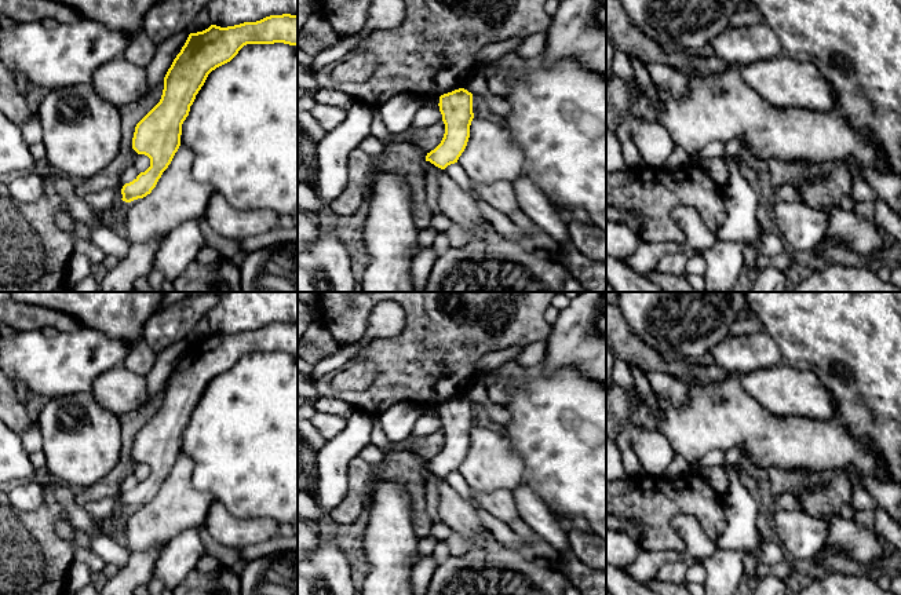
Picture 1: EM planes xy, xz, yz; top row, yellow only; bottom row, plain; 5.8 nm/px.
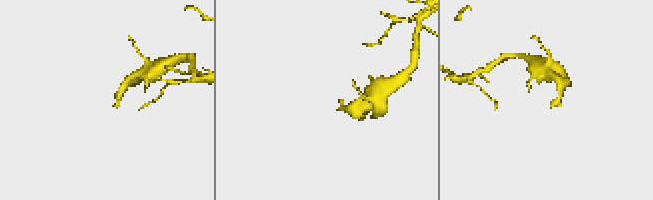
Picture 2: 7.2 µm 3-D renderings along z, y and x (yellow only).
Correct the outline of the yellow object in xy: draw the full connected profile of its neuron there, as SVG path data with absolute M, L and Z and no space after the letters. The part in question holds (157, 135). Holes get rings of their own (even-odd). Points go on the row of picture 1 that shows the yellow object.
M298 14L270 15L256 22L244 22L227 28L211 25L203 32L189 34L185 45L164 77L164 90L160 102L135 127L132 149L138 154L147 156L150 158L150 167L145 172L141 172L132 182L123 186L123 198L117 200L112 207L118 220L128 202L143 198L152 193L163 172L171 164L180 146L182 124L189 116L190 106L208 74L216 67L230 62L247 44L274 43L298 47Z

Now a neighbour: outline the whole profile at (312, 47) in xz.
M303 30L298 36L298 45L302 47L309 55L314 55L314 56L322 50L318 41L310 39L306 34L306 30Z

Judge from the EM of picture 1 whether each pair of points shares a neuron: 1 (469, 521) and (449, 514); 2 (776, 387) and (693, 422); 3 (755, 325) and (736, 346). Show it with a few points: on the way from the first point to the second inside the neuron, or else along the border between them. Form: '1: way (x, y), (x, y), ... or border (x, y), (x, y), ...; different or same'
1: way (464, 521), (458, 514), (453, 514); same
2: border (737, 378), (751, 397), (779, 415); different
3: border (762, 327), (754, 332), (728, 335); different

